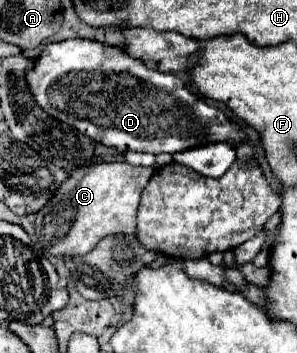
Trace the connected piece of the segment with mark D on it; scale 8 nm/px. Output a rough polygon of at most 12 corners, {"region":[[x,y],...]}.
{"region":[[90,39],[42,47],[36,105],[118,151],[244,133],[172,73]]}

